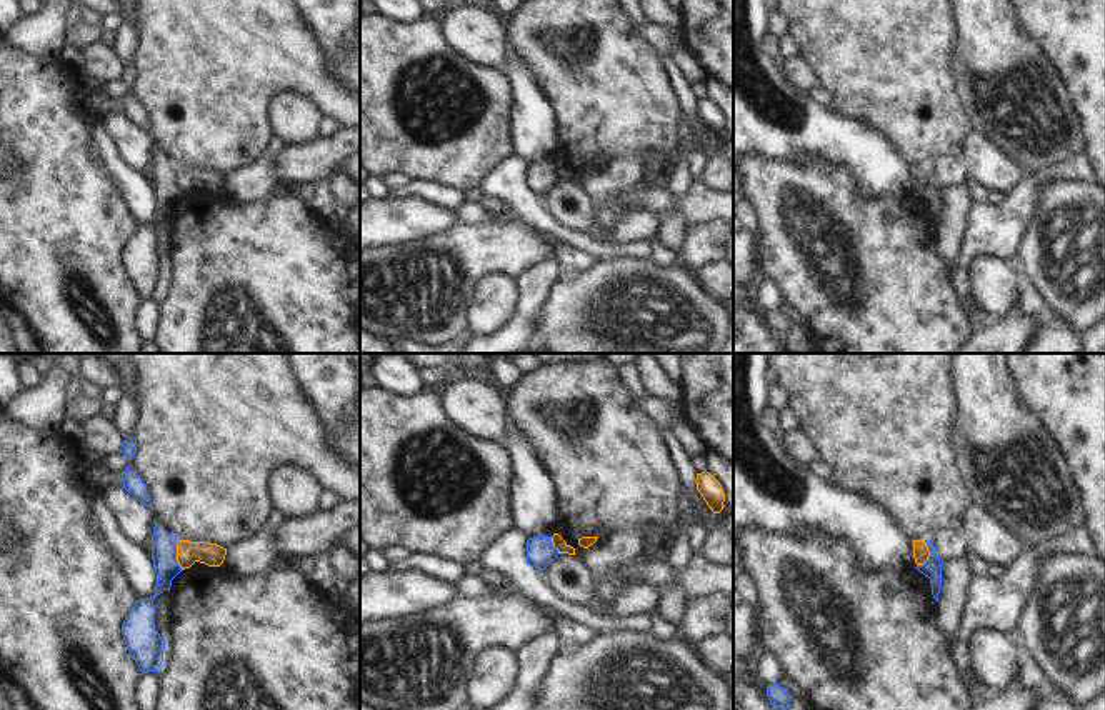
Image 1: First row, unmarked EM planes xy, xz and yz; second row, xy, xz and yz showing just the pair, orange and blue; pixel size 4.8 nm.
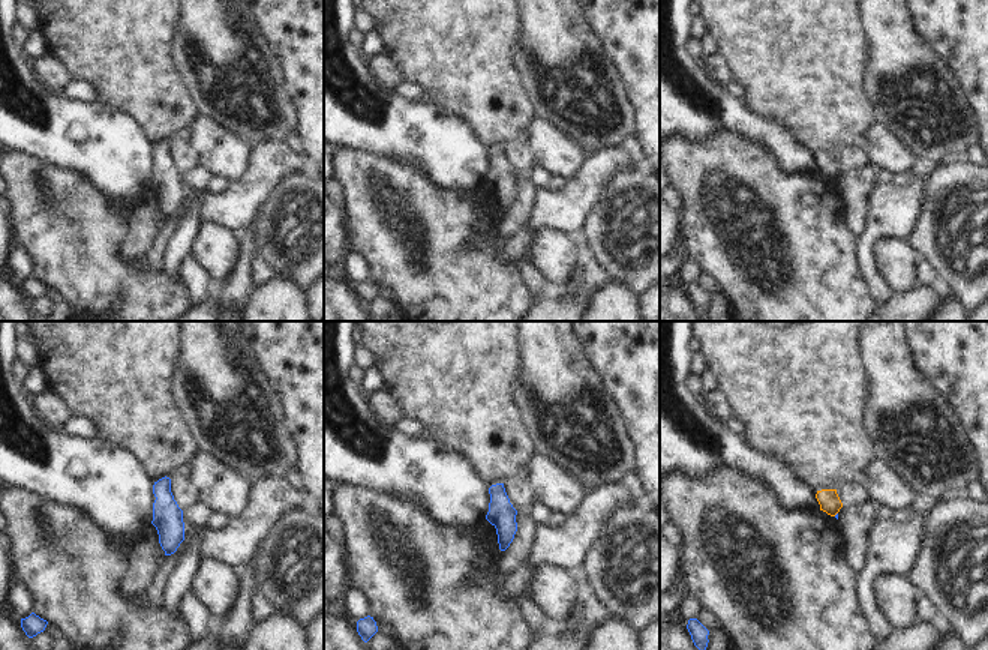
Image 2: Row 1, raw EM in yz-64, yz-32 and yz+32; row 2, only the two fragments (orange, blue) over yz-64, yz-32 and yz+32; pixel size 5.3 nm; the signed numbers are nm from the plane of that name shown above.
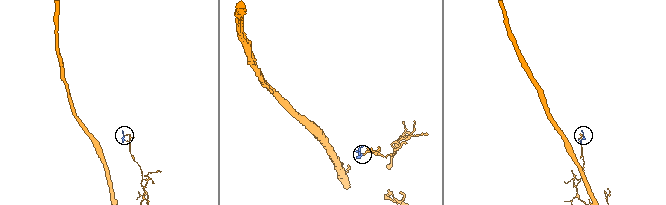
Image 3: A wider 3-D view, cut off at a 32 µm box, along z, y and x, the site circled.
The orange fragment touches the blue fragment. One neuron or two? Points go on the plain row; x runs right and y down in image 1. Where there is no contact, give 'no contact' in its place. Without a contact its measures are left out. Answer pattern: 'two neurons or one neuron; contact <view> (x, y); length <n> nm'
two neurons; contact yz (929, 182); length 130 nm

